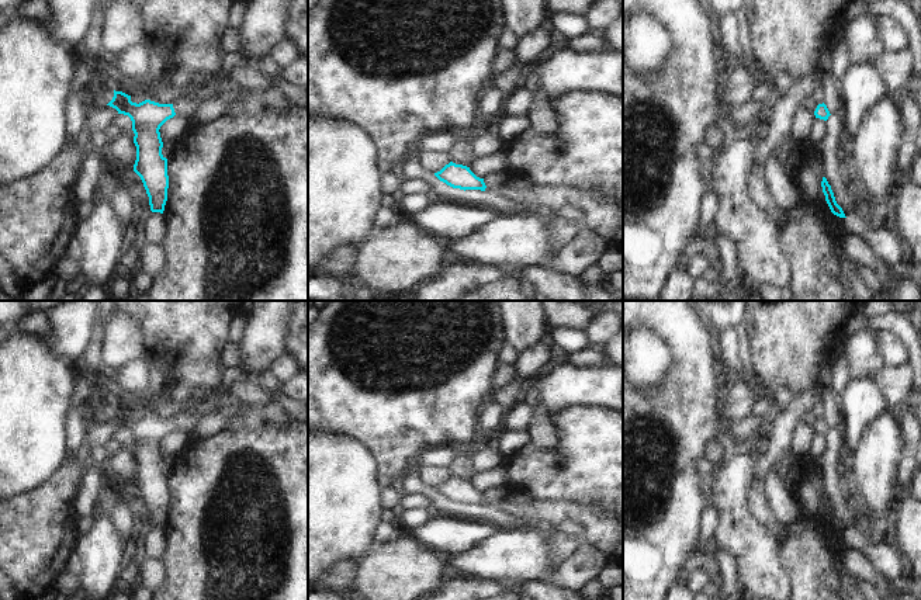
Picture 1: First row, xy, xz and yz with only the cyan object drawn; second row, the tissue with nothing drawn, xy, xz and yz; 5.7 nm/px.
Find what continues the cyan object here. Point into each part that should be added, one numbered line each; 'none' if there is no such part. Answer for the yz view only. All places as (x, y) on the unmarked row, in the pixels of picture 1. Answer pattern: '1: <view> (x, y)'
none

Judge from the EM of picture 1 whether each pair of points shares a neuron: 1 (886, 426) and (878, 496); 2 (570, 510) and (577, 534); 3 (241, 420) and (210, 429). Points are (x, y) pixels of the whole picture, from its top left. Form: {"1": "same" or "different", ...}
{"1": "same", "2": "different", "3": "different"}

